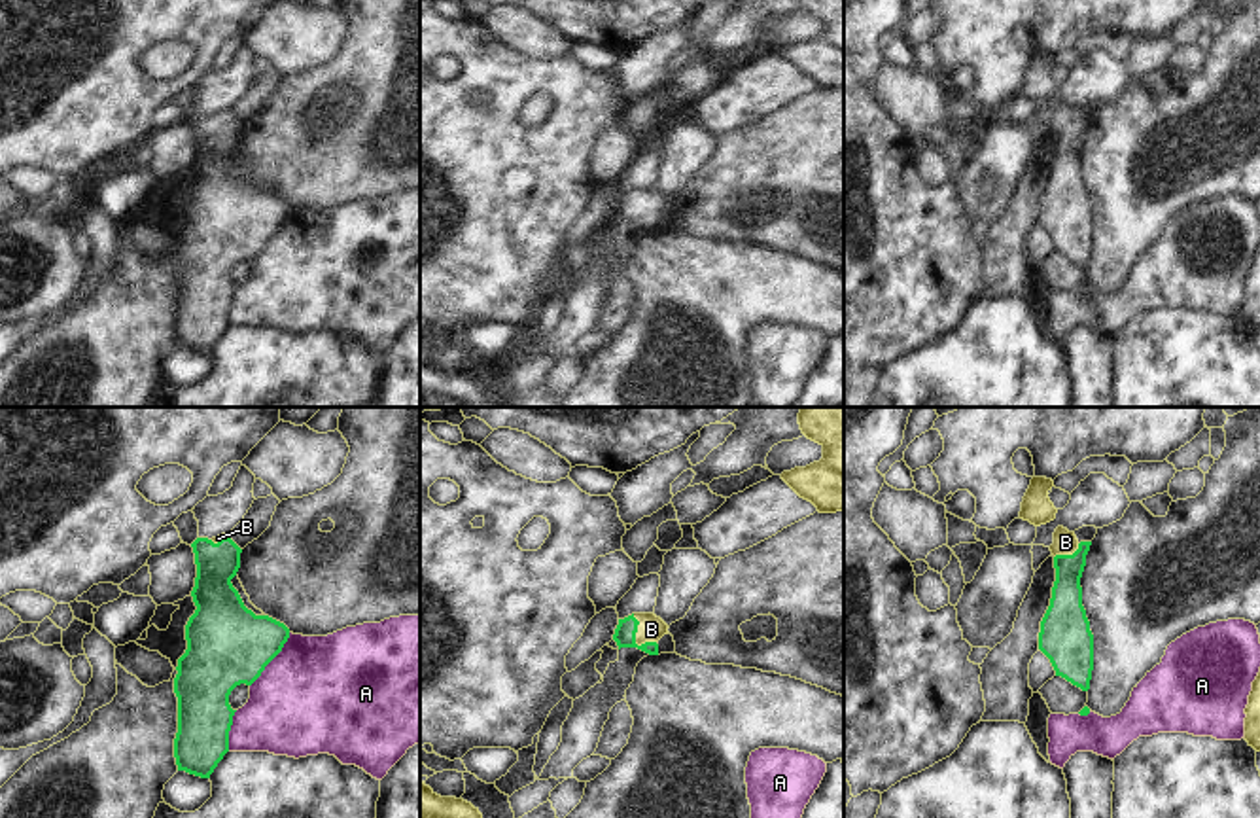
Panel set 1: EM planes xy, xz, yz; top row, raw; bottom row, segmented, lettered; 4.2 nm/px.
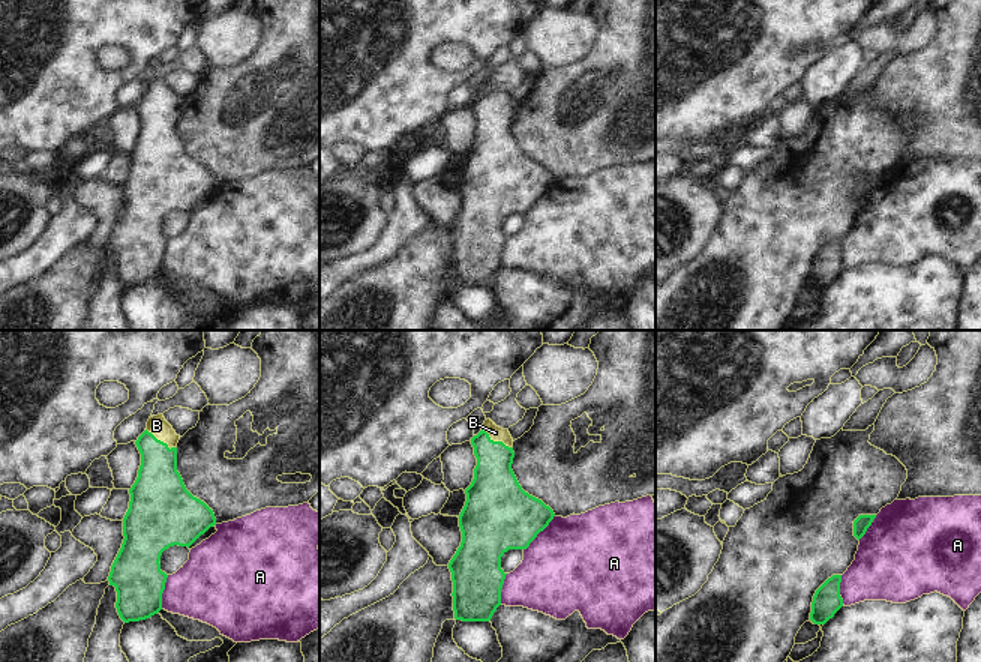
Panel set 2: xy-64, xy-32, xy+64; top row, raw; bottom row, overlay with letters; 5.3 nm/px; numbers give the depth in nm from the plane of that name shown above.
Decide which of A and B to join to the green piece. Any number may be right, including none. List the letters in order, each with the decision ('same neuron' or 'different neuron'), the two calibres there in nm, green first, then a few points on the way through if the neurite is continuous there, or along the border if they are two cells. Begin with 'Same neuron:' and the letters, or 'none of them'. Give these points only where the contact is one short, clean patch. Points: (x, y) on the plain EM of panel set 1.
Same neuron: B
A: different neuron; 360 nm thick on the green side, 500 nm on the other
B: same neuron; 100 nm thick on the green side, 110 nm on the other; runs through xz (625, 211), (634, 214), (642, 207), (651, 205)

